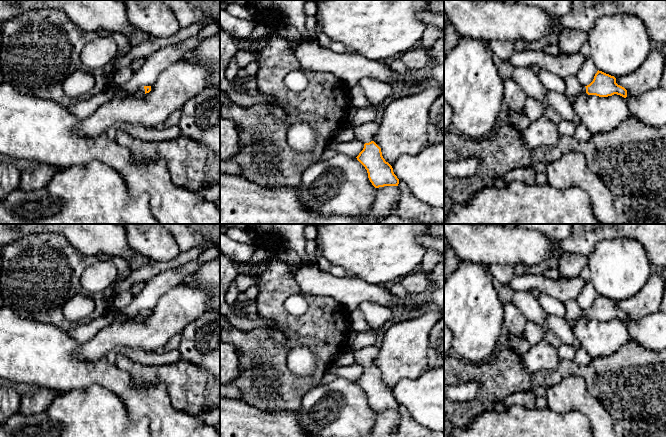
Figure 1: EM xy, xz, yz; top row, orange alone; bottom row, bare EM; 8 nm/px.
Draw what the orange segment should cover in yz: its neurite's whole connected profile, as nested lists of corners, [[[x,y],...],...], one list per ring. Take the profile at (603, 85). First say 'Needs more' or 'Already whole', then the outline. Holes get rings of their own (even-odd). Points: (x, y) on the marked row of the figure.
Needs more. [[[597,71],[593,81],[587,85],[582,85],[576,76],[565,78],[566,90],[565,95],[571,105],[575,98],[581,93],[596,95],[599,97],[608,97],[614,94],[627,97],[627,90],[616,83],[616,78],[602,71]]]

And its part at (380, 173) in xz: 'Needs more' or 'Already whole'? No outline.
Needs more

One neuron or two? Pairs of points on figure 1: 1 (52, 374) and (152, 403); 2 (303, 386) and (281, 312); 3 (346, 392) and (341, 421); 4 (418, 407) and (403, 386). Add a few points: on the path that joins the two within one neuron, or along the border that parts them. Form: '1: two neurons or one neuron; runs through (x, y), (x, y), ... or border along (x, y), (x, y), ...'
1: one neuron; runs through (77, 374), (105, 374), (116, 380), (127, 391)
2: one neuron; runs through (283, 372), (281, 352), (290, 343), (290, 332)
3: one neuron; runs through (344, 399), (341, 414)
4: one neuron; runs through (418, 402), (408, 391)

